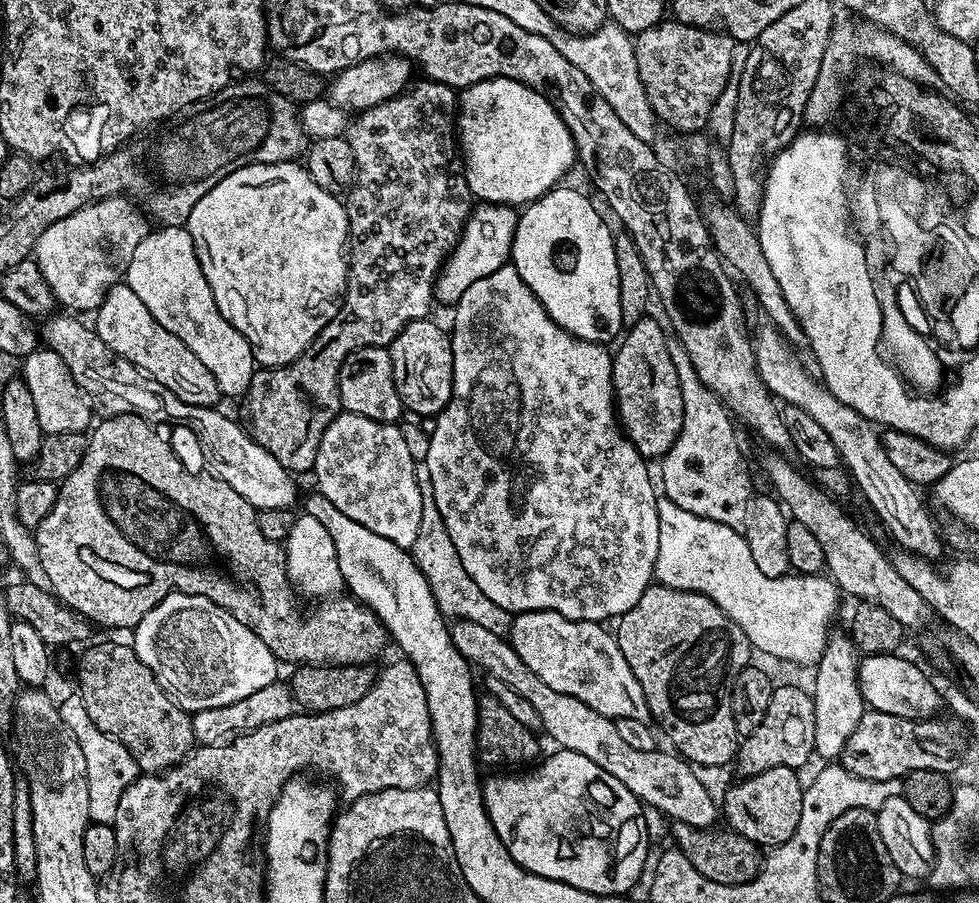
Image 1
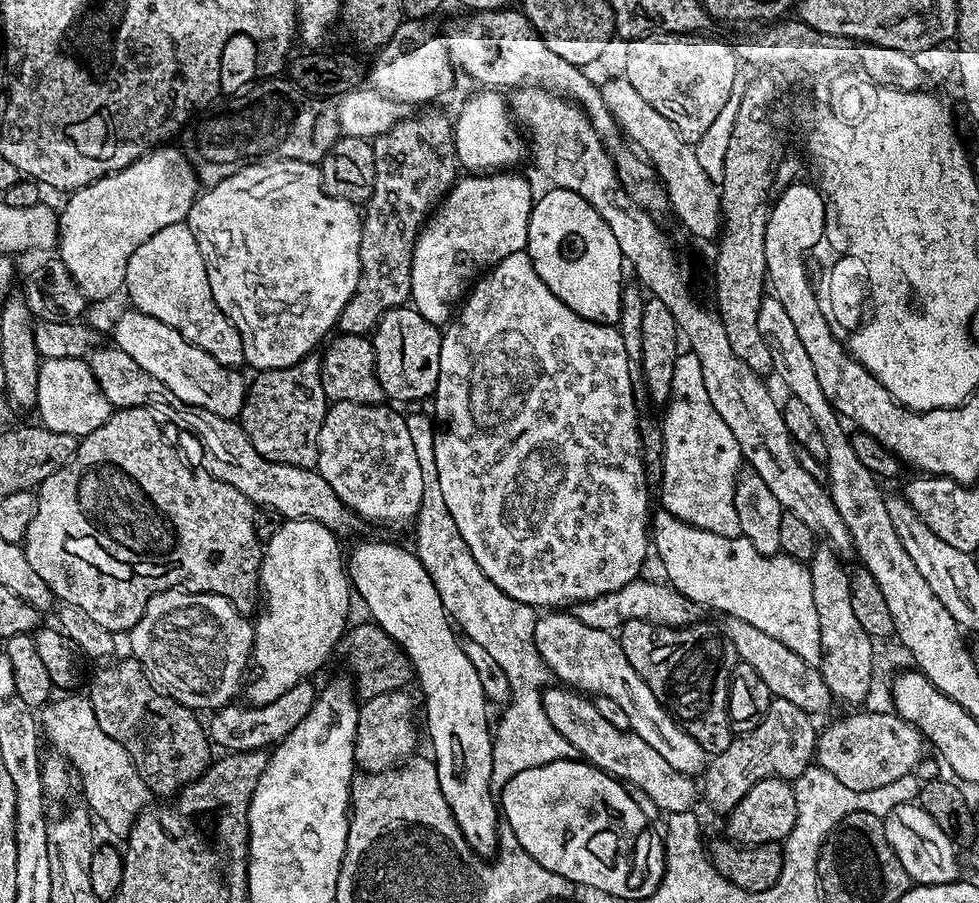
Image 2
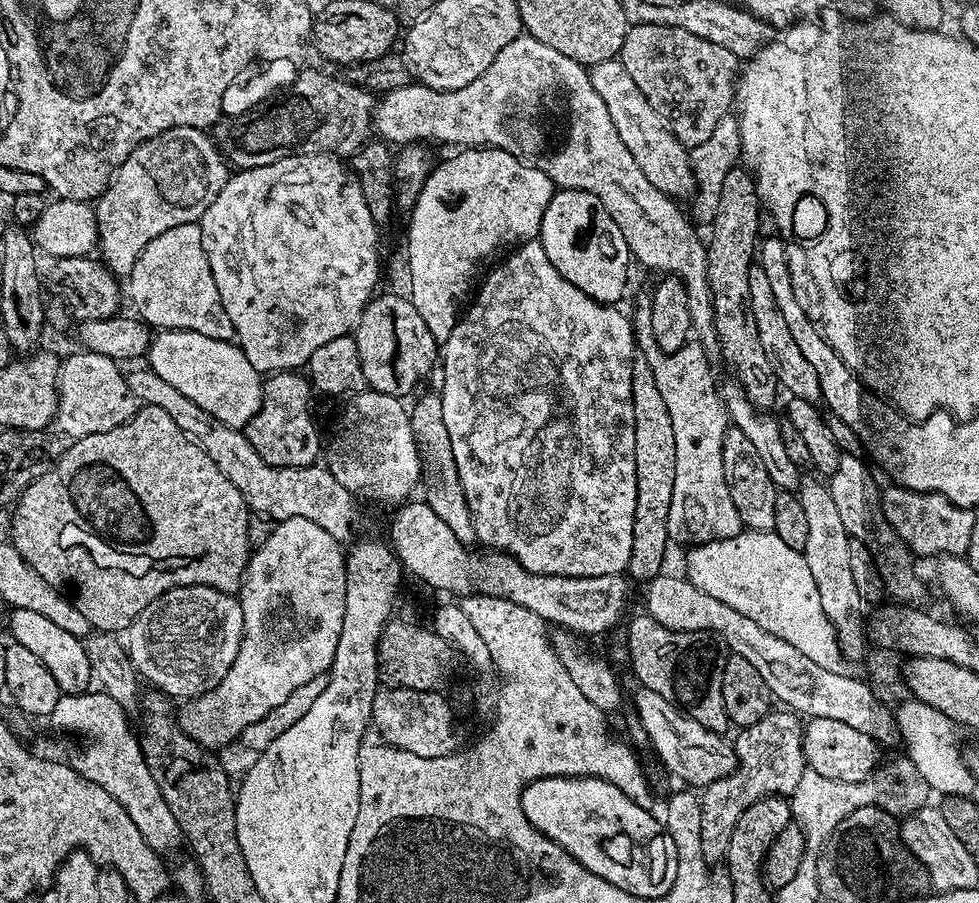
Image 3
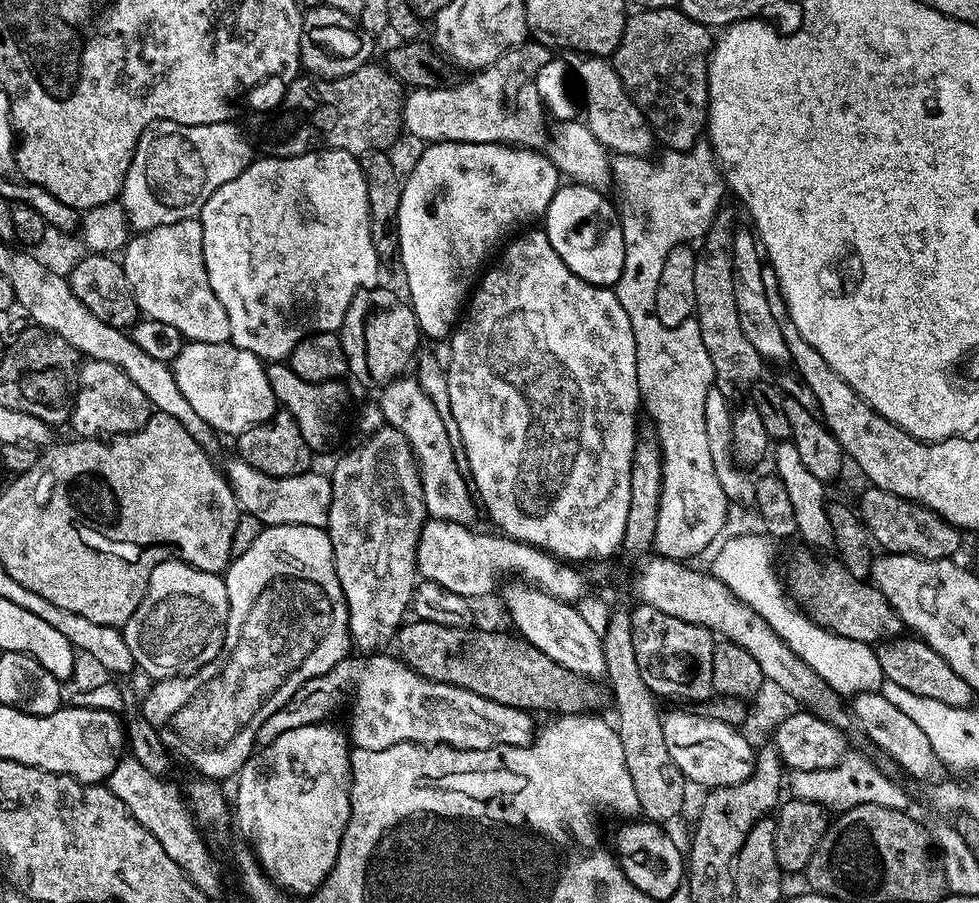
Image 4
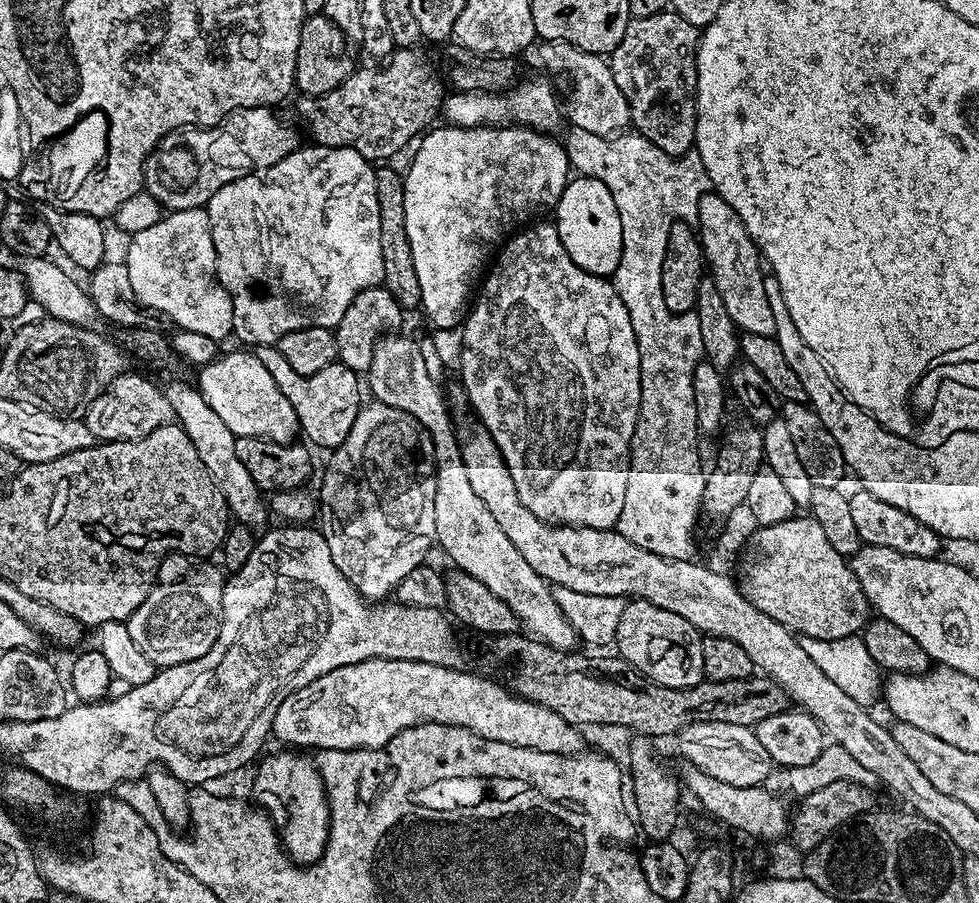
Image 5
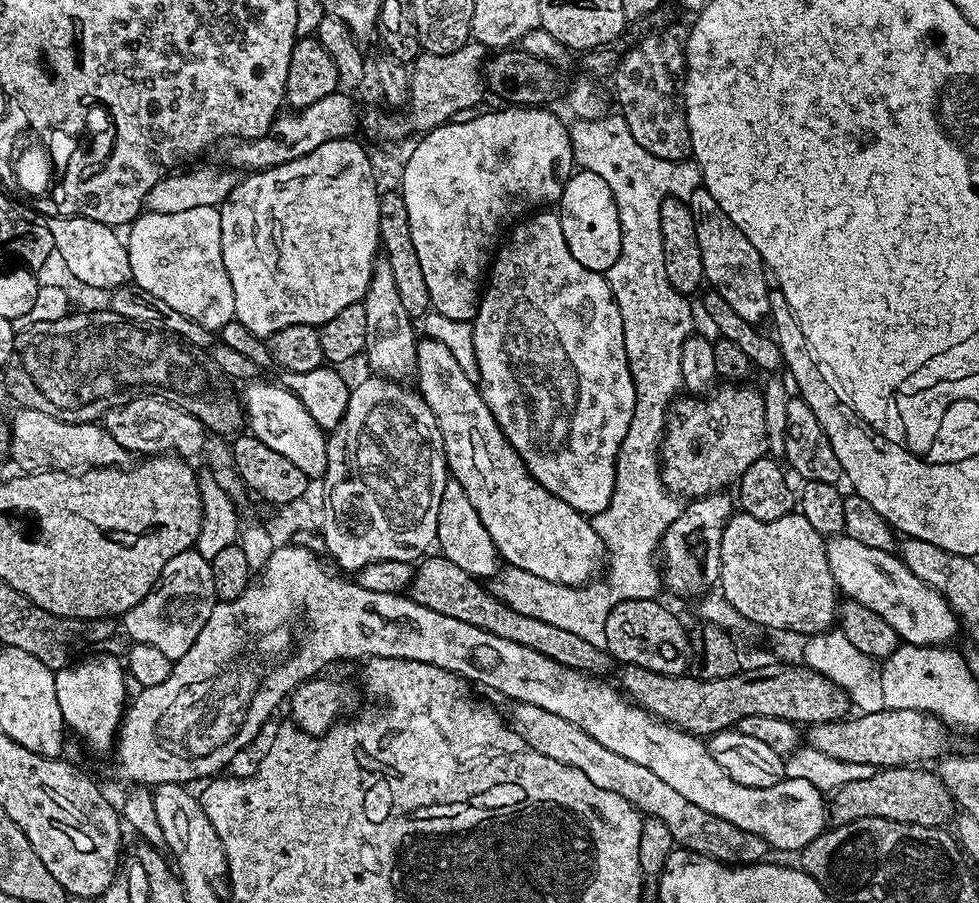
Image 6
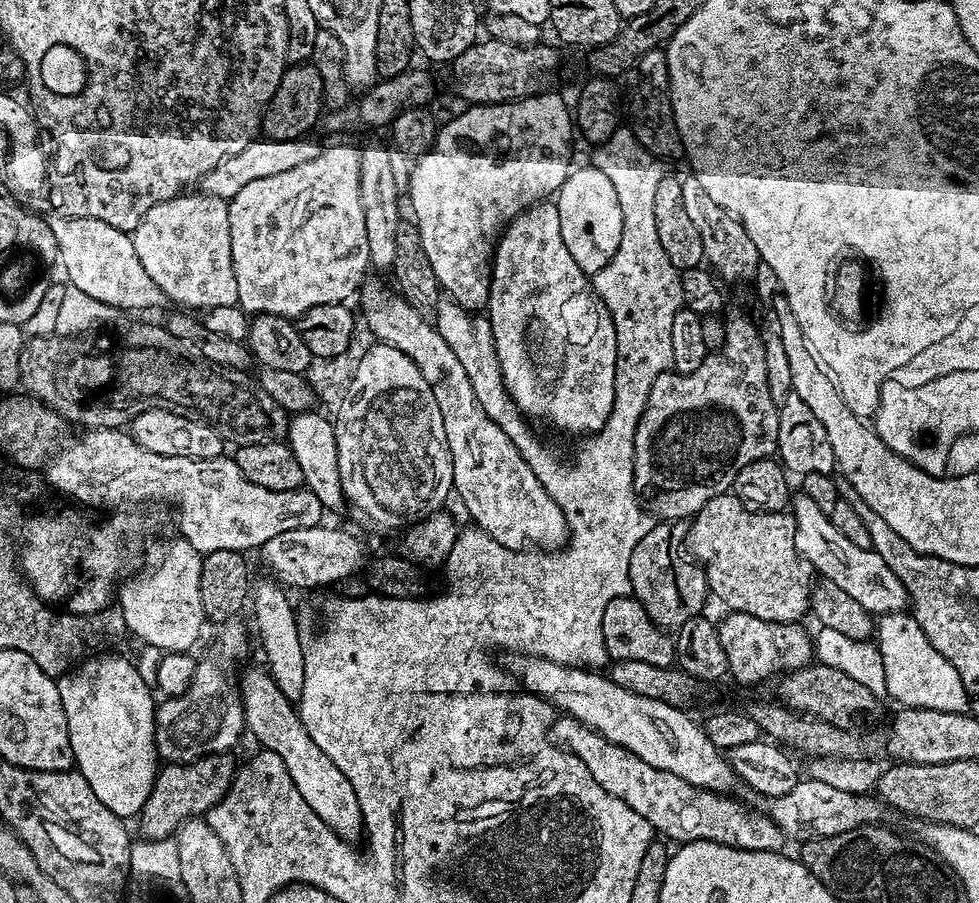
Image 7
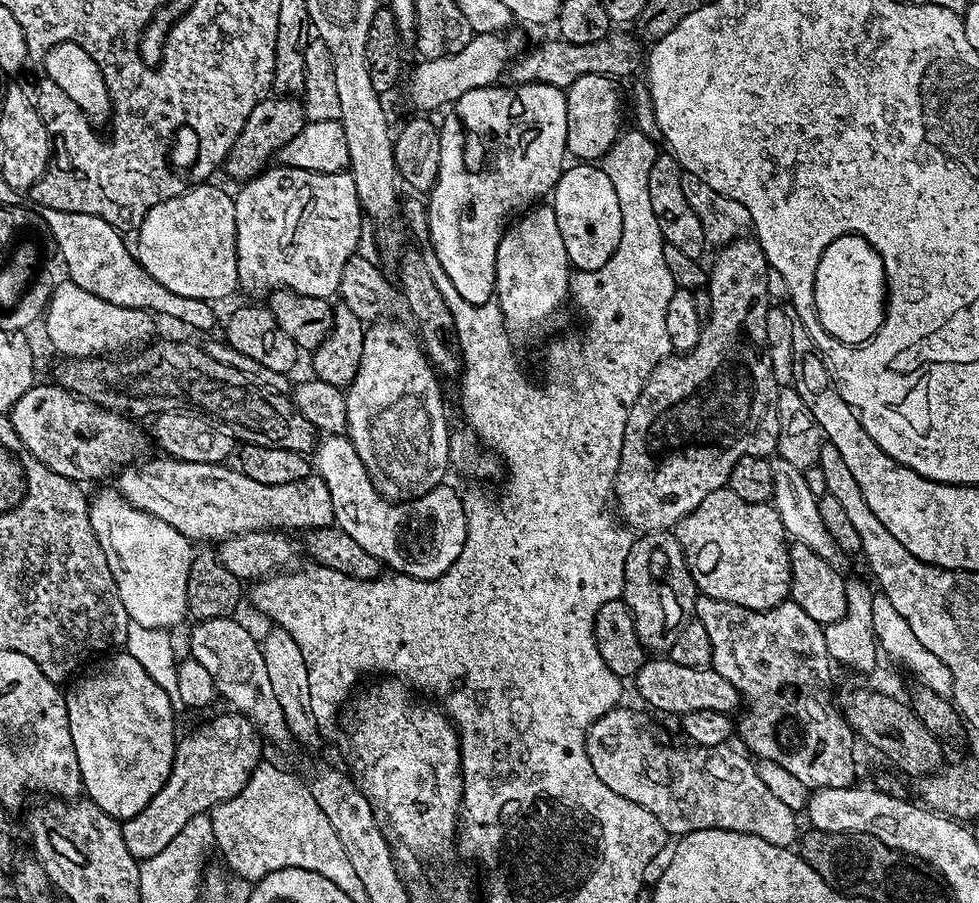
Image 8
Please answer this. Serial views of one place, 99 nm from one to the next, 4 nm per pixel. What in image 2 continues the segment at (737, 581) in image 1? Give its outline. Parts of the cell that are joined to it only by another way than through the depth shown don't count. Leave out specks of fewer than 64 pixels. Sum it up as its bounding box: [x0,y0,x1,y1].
[654,511,820,665]

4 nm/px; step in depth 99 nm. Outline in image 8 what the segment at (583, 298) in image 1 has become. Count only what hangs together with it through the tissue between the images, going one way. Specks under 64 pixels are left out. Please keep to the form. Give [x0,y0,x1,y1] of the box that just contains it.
[550,162,622,272]

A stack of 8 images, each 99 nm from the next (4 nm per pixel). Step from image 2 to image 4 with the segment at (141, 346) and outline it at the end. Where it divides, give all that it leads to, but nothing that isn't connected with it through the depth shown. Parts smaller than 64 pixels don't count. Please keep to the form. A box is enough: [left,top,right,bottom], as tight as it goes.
[170,343,278,438]

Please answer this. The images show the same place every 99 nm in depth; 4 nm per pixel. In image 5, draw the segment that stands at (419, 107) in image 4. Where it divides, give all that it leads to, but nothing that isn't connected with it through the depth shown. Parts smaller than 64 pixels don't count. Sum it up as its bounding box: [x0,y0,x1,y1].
[441,76,564,135]

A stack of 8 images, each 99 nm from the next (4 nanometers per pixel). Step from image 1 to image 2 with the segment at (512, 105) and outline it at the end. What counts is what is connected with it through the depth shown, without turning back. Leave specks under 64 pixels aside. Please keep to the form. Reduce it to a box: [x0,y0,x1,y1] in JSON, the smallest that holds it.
[453,90,526,174]

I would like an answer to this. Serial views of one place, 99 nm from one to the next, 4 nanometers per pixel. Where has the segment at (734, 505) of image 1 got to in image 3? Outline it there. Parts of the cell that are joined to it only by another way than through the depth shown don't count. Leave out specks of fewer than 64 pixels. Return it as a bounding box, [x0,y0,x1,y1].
[630,302,742,546]

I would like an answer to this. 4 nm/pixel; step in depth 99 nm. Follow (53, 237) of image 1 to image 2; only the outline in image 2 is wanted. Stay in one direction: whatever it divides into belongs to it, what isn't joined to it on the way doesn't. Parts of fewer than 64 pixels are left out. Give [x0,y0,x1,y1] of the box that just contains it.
[58,146,202,301]

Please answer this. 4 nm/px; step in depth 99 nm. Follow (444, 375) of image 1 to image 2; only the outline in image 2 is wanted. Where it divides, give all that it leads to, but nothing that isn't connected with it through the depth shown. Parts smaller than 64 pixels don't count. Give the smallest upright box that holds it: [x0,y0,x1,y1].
[370,306,441,401]

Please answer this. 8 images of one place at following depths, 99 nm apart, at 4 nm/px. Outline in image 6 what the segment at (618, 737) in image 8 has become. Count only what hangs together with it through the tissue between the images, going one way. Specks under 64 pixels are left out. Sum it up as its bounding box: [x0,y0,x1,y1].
[510,704,769,864]

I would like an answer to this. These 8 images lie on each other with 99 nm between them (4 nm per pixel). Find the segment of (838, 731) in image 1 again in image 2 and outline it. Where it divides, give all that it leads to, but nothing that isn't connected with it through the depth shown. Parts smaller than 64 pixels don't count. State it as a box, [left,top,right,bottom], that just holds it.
[808,546,873,705]

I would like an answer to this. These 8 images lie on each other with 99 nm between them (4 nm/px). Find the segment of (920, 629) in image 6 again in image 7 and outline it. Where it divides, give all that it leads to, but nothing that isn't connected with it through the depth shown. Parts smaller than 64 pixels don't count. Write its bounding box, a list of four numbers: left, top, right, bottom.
[790,494,908,614]

